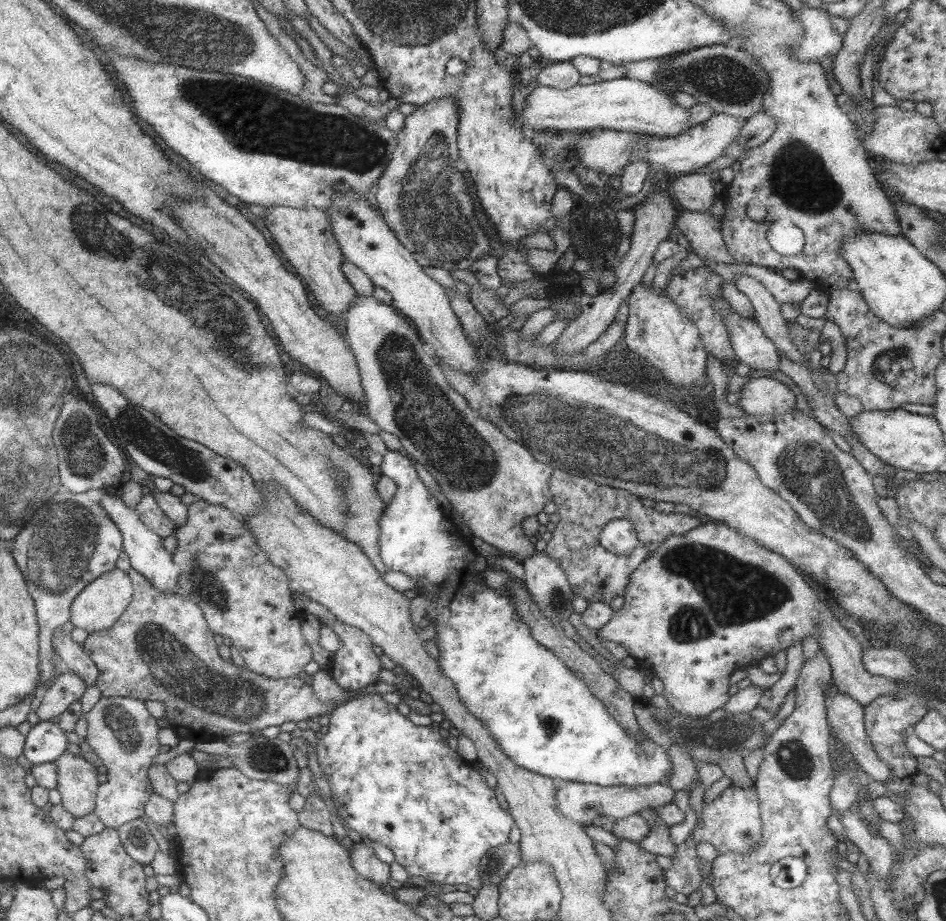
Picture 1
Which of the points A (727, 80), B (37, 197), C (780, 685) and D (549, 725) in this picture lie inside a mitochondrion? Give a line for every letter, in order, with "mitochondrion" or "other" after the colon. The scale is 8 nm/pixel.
A: mitochondrion
B: other
C: other
D: mitochondrion

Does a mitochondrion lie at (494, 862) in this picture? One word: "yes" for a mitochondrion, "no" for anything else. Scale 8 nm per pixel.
yes

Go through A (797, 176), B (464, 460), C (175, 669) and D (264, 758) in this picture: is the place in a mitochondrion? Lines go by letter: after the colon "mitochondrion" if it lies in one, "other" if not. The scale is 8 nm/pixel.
A: mitochondrion
B: mitochondrion
C: mitochondrion
D: mitochondrion

